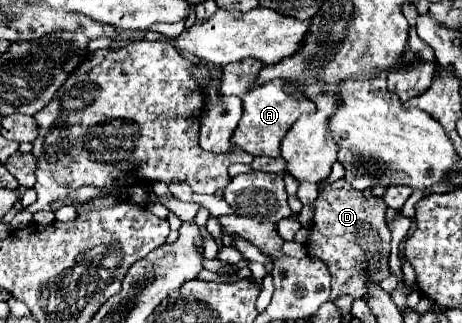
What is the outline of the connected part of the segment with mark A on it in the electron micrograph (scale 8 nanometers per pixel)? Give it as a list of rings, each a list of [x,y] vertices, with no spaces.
[[[273,80],[269,84],[251,88],[243,96],[243,118],[233,134],[233,146],[243,148],[251,156],[279,156],[279,144],[285,138],[287,130],[297,122],[301,114],[313,114],[315,104],[311,100],[295,100],[295,96],[287,96],[283,92],[283,80]]]

